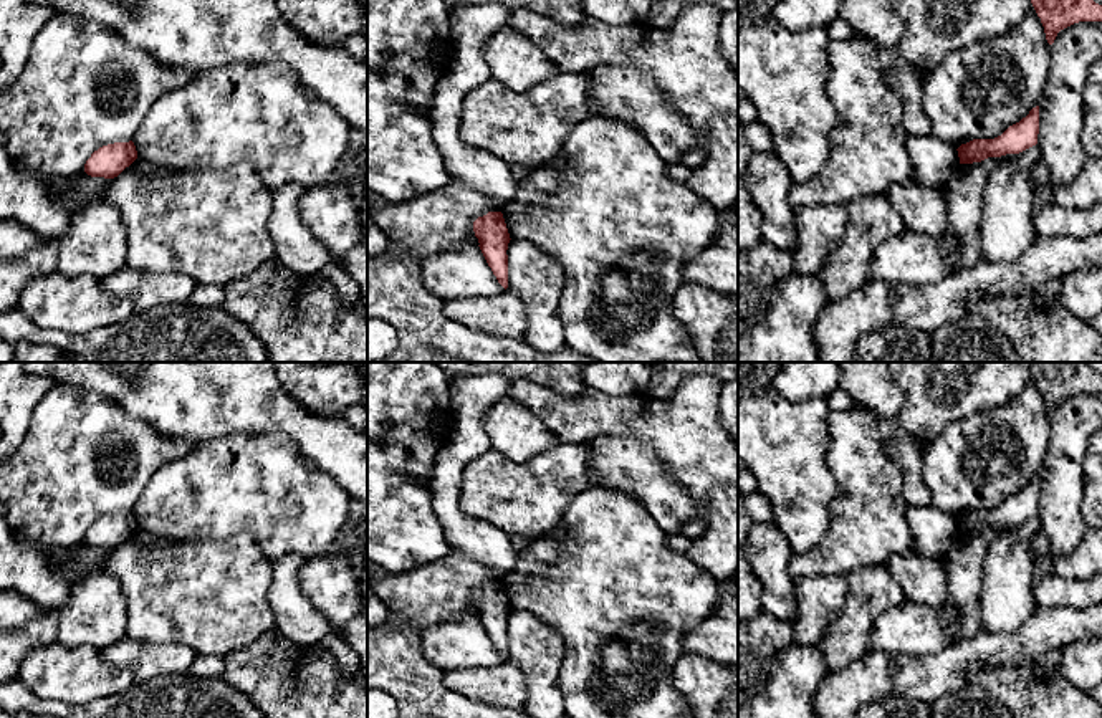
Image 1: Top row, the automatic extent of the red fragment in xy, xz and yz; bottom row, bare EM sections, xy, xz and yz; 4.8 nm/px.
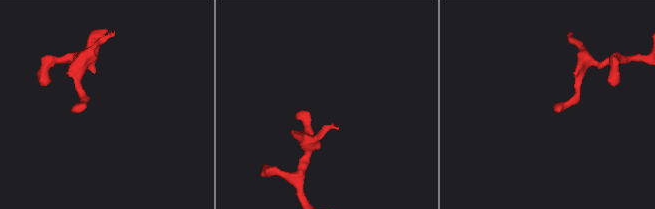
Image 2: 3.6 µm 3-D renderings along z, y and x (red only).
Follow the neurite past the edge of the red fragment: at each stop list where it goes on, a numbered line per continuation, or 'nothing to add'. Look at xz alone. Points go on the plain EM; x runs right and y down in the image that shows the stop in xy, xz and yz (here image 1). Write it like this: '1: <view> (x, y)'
nothing to add

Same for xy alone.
nothing to add

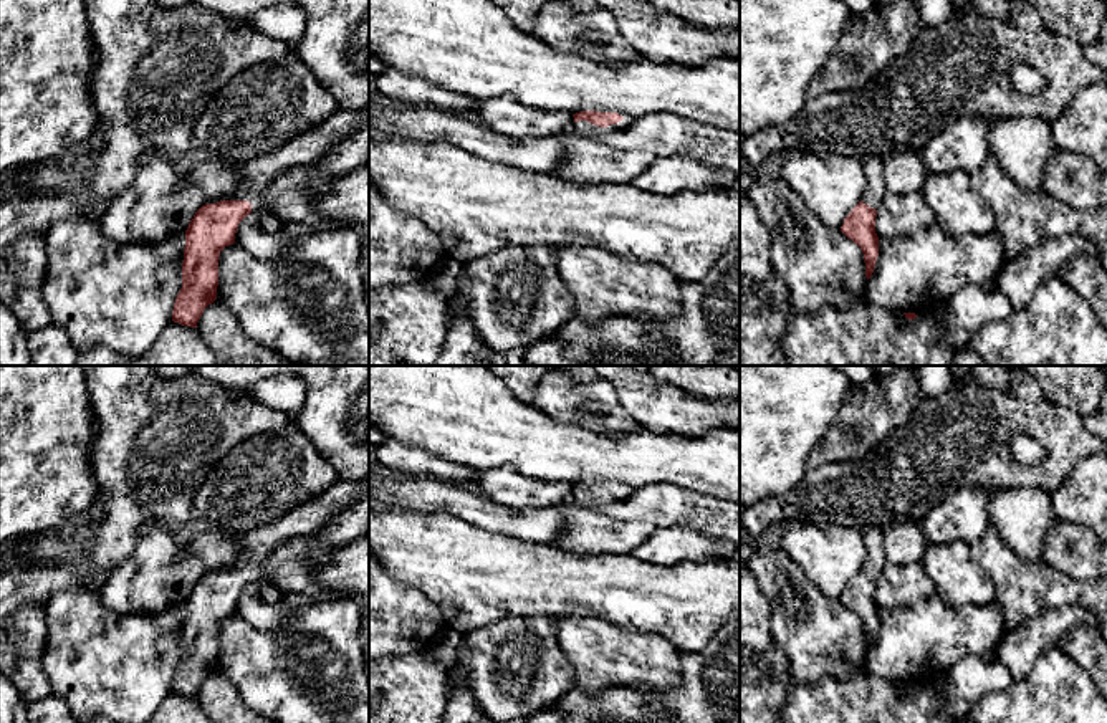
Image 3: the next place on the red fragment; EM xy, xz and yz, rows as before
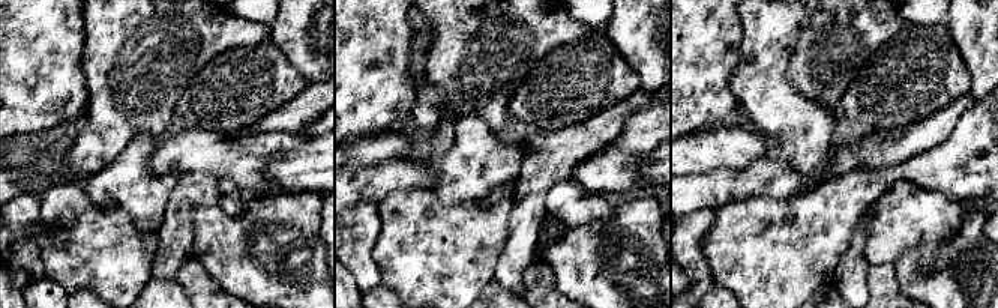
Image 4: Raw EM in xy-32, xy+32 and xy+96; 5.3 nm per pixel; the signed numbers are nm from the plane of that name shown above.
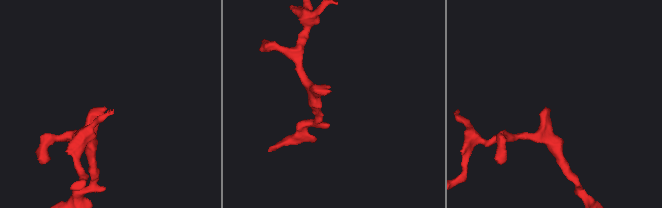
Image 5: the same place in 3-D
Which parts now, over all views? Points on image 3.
1: xz (583, 497)

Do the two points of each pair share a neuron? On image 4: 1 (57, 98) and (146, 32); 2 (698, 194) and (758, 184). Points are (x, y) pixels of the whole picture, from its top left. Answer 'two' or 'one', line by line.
1: two
2: one

